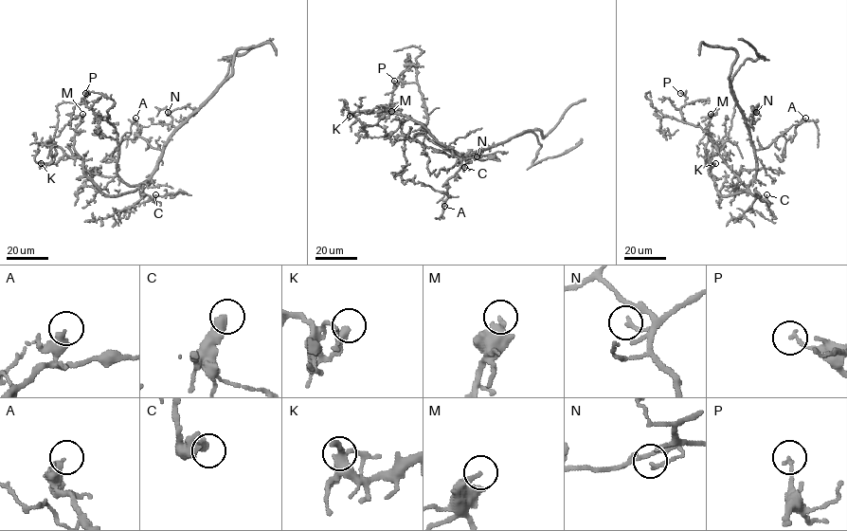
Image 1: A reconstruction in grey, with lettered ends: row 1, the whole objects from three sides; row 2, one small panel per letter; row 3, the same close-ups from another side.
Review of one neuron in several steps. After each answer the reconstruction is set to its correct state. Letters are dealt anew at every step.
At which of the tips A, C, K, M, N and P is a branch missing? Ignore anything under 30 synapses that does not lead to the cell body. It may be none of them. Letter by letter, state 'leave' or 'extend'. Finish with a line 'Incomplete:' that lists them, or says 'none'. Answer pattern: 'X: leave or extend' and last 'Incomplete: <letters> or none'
A: leave
C: leave
K: leave
M: leave
N: leave
P: leave
Incomplete: none

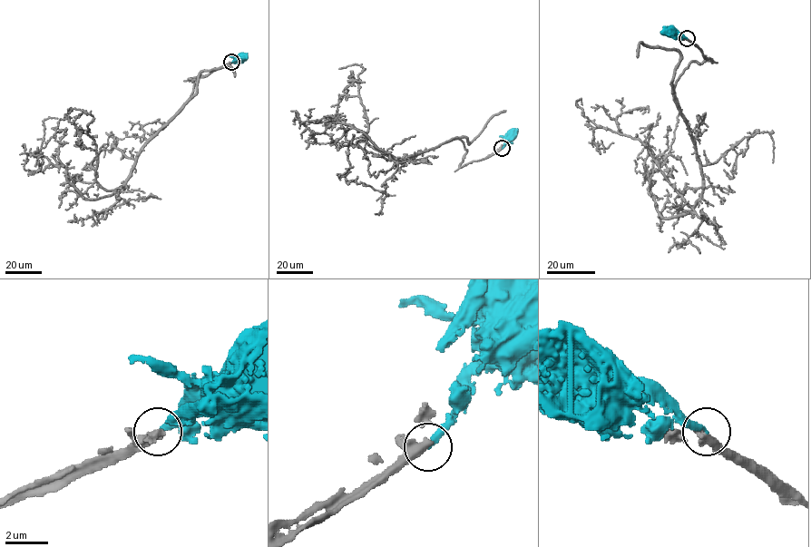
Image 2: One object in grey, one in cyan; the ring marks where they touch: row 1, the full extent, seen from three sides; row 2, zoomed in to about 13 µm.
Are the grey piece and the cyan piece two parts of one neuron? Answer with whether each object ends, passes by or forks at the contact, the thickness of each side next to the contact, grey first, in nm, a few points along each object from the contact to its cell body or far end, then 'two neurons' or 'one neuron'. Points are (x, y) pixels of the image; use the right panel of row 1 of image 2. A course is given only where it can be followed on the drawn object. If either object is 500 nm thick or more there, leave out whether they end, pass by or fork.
grey forks there; cyan ends there; 280 nm thick on the grey side, 240 nm on the other; grey runs (687, 38), (712, 59), (690, 63), (674, 88), (702, 195), (665, 218), (648, 176), (669, 153), (679, 112); cyan runs (687, 38), (679, 33), (669, 32); one neuron

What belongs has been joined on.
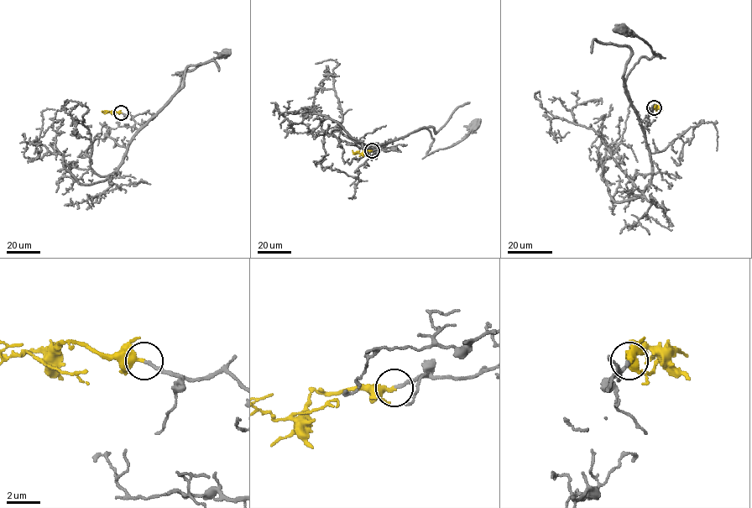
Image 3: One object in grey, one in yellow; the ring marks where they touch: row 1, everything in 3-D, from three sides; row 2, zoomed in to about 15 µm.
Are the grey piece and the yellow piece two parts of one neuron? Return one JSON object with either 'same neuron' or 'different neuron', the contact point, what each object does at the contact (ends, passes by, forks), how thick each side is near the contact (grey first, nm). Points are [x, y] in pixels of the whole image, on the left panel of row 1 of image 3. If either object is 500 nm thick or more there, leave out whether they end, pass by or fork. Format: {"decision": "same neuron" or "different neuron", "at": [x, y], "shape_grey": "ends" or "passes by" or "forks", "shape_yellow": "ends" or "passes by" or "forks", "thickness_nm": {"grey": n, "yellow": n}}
{"decision": "same neuron", "at": [121, 112], "shape_grey": "ends", "shape_yellow": "ends", "thickness_nm": {"grey": 170, "yellow": 360}}

